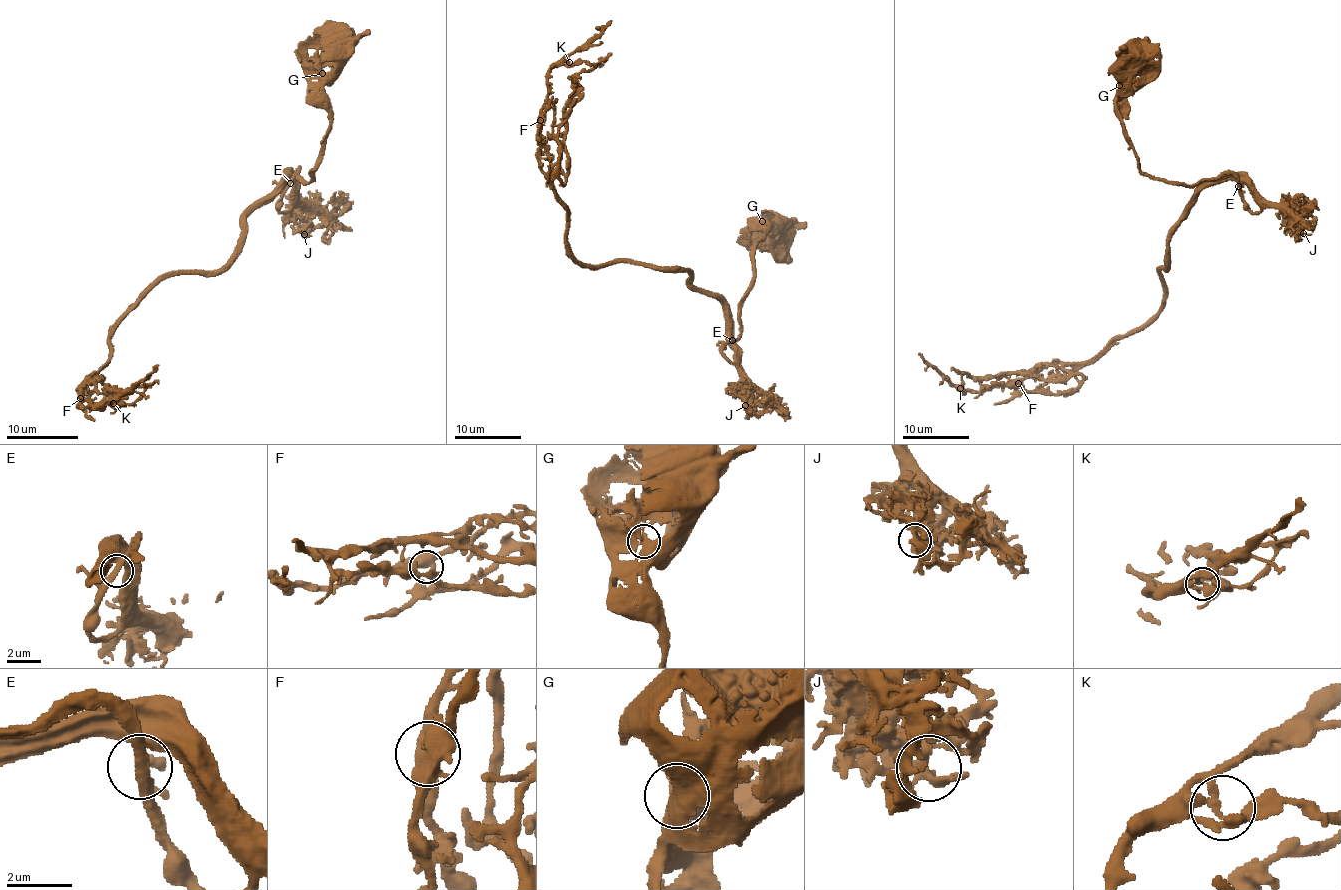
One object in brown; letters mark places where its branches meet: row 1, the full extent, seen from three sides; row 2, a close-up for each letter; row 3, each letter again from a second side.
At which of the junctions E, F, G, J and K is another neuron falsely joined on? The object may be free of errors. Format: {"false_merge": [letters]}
{"false_merge": []}

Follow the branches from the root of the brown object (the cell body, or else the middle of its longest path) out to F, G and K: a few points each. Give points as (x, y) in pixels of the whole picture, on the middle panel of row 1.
F: (778, 236), (763, 218), (733, 339), (730, 312), (685, 271), (584, 266), (569, 251), (540, 120)
G: (778, 236), (775, 243), (762, 226), (762, 221)
K: (778, 236), (763, 218), (735, 339), (685, 271), (584, 266), (541, 135), (548, 72), (569, 62)

